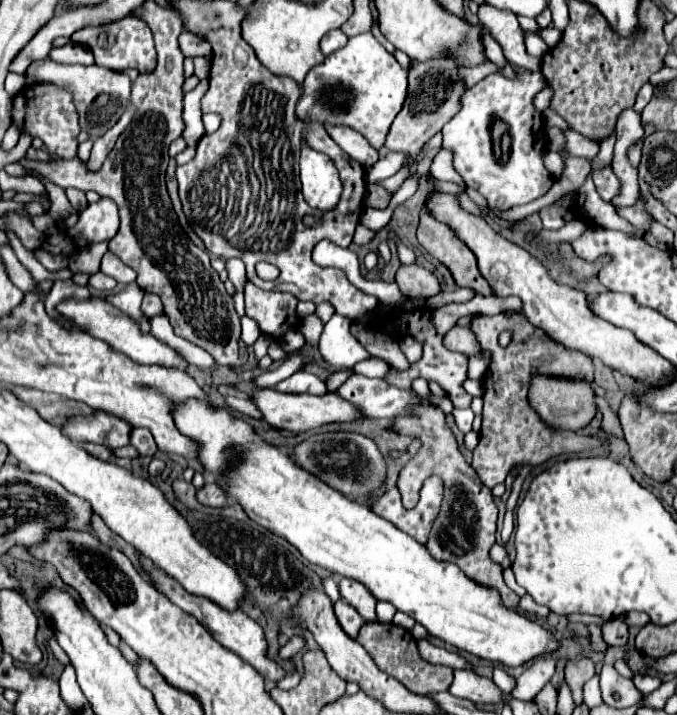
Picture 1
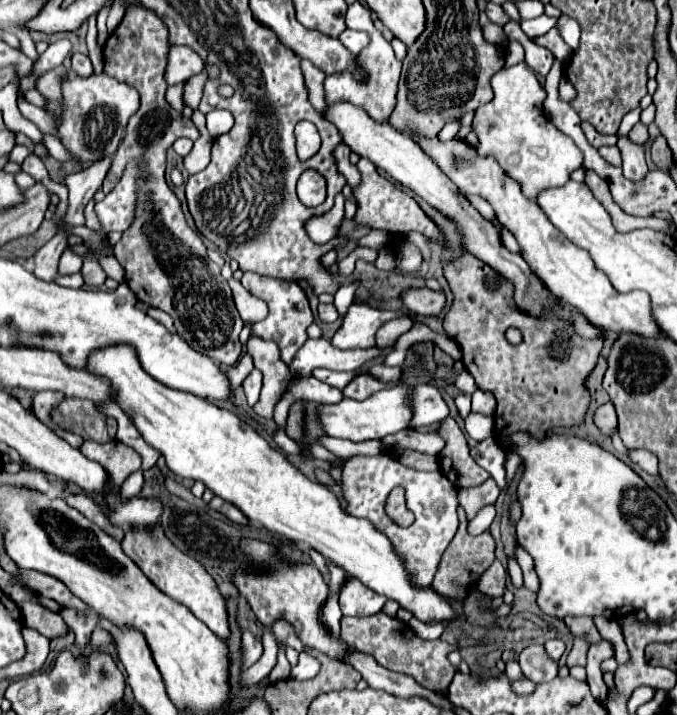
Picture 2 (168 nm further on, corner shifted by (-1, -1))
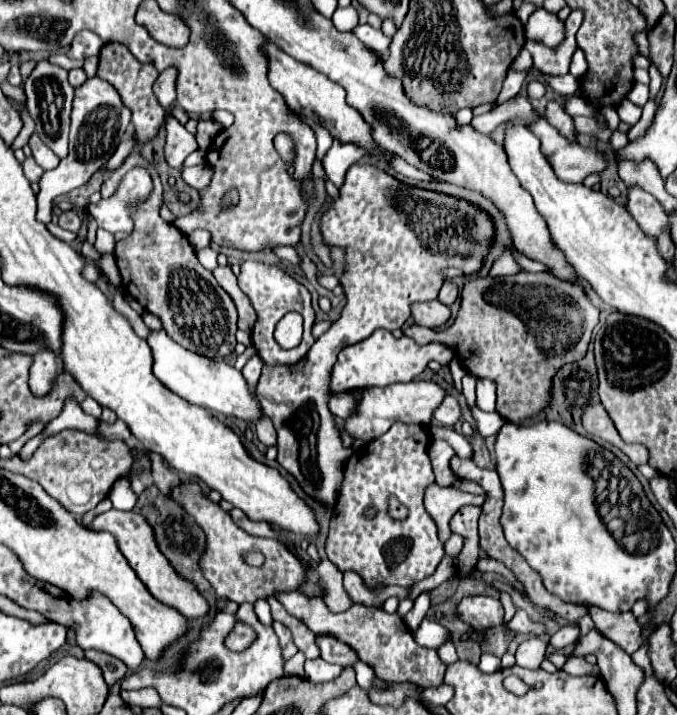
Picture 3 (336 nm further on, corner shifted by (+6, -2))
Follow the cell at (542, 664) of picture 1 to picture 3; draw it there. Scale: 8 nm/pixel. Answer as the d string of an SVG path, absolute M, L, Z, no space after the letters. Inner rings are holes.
M576 623L576 625L566 625L566 627L562 627L558 633L554 633L554 635L550 637L550 645L552 645L554 649L572 647L572 645L578 641L578 637L580 637L580 627L578 627L578 623Z

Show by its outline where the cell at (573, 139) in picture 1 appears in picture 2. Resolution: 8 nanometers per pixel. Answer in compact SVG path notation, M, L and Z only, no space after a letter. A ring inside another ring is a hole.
M603 146L599 148L599 154L613 166L621 166L621 160L619 160L619 148L617 146Z

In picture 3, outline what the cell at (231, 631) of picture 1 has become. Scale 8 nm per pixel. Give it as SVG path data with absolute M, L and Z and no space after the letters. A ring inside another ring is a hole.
M110 509L102 515L96 515L94 521L84 527L90 531L108 531L114 535L120 553L126 557L128 565L136 571L138 579L144 583L144 587L148 587L148 593L154 599L158 599L160 603L164 603L168 607L174 607L184 617L206 617L206 613L208 613L206 599L192 587L192 583L184 583L184 579L180 579L180 575L176 575L176 571L172 571L172 567L168 567L168 561L156 547L152 527L146 523L144 517L140 517L138 513L132 513L132 511Z

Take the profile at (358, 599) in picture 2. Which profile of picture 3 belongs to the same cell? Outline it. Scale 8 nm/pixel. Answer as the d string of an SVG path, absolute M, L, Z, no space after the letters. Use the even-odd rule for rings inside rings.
M394 423L386 435L374 439L352 453L344 467L344 483L338 503L332 513L330 533L326 539L326 555L342 571L356 571L368 587L400 585L410 587L430 577L444 557L444 547L438 541L434 519L424 509L424 489L434 483L434 473L428 457L430 429L412 423ZM390 495L408 509L404 521L394 521L388 515ZM374 505L378 515L366 519L366 507Z

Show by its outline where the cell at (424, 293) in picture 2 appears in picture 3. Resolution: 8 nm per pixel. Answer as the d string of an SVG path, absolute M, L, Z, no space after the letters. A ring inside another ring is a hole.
M438 299L430 303L416 303L416 307L412 307L412 317L418 325L434 329L450 319L450 307L446 307Z

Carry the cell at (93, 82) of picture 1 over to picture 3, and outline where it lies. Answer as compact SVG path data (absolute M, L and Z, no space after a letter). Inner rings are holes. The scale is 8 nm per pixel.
M92 77L76 89L74 109L72 109L72 127L70 127L70 155L62 159L54 171L46 171L44 179L40 179L38 215L36 215L38 221L50 223L52 221L50 203L58 195L64 195L76 187L86 185L90 177L108 163L108 159L114 155L120 143L120 137L130 125L130 115L132 113L128 107L124 107L118 91L100 77Z

